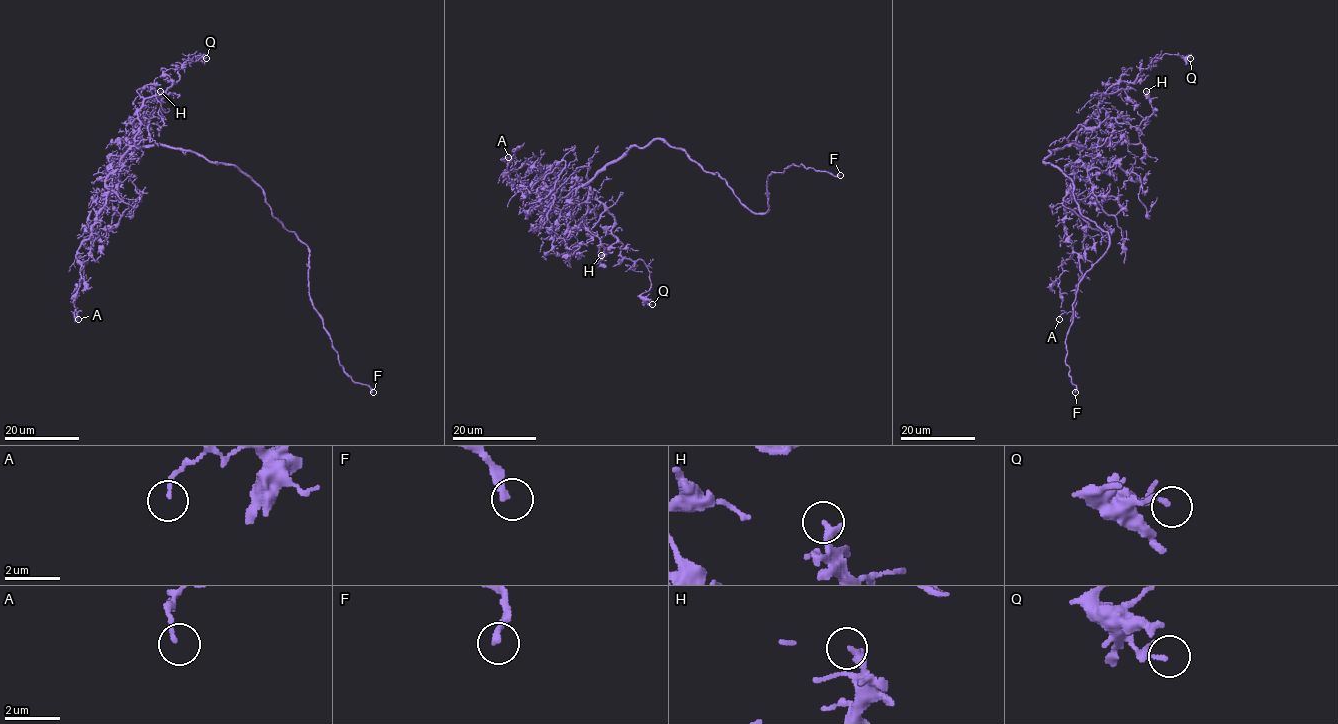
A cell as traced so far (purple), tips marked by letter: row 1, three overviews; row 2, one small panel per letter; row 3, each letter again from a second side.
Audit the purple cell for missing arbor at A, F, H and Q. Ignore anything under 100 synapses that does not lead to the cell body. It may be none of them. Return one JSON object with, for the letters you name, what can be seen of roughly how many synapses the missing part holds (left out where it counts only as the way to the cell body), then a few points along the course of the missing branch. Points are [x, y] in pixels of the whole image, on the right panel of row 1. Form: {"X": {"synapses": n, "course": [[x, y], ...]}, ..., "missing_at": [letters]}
{"missing_at": ["F"]}

